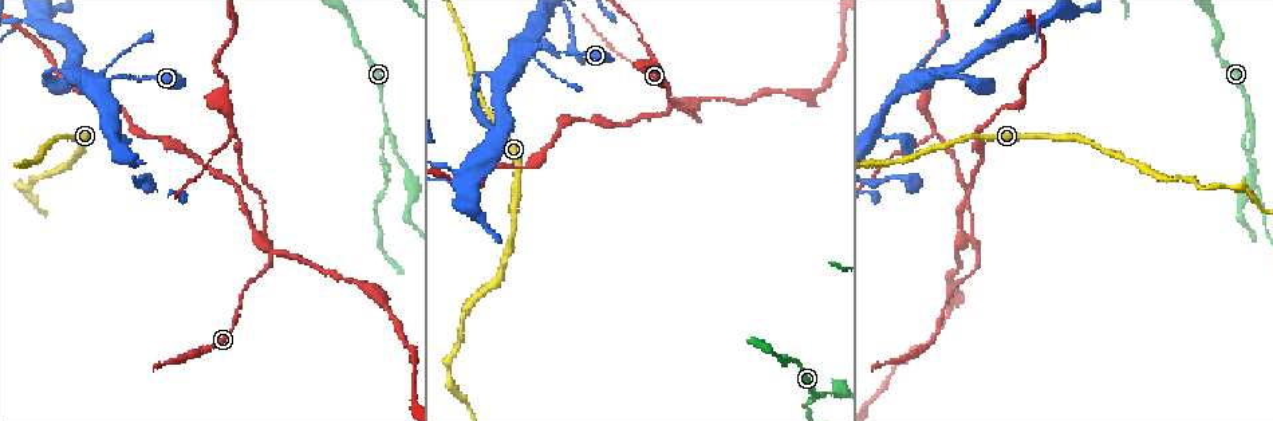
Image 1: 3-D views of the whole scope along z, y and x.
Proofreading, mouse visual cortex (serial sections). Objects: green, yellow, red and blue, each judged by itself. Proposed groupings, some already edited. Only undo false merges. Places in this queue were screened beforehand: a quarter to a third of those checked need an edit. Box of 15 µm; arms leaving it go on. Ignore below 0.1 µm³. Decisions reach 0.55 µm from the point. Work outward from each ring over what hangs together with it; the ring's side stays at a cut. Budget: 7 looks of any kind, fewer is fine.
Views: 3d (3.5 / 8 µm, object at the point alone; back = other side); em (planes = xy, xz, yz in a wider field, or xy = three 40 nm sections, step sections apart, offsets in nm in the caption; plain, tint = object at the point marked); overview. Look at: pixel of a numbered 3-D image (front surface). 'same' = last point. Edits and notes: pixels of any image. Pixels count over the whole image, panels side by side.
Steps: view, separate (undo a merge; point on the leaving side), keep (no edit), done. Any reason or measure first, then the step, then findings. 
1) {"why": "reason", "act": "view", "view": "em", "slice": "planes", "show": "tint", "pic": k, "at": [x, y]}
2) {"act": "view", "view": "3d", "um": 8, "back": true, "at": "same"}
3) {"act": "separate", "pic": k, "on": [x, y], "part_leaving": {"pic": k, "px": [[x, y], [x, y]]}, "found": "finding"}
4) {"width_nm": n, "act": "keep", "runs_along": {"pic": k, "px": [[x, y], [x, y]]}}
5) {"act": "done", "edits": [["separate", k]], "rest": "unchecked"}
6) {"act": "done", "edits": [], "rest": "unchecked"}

{"why": "two arms in line, one across", "act": "view", "view": "3d", "um": 8, "pic": 1, "at": [385, 123]}

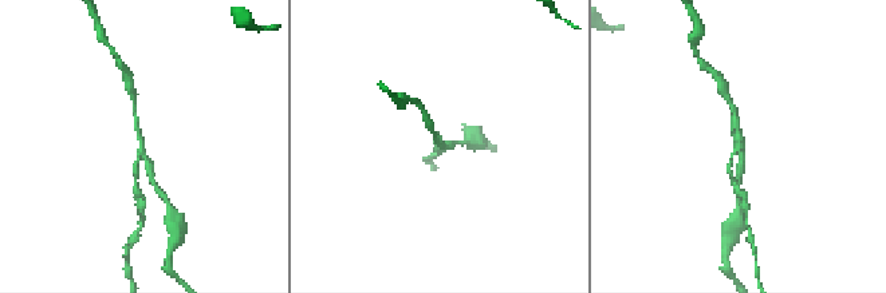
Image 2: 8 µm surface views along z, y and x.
{"arms": 3, "arm_widths_nm": [150, 150, 200], "act": "view", "view": "em", "slice": "xy", "step": 5, "show": "tint", "pic": 2, "at": [739, 142]}

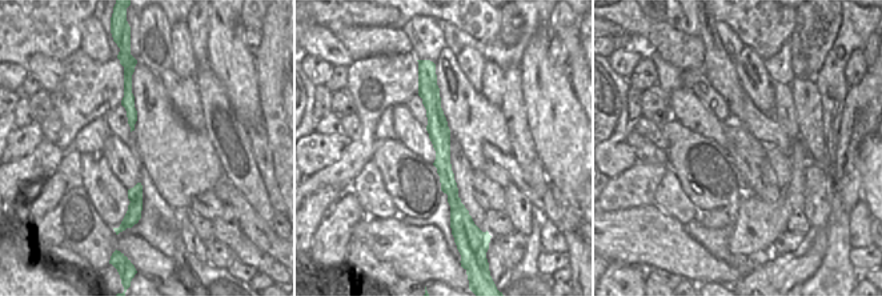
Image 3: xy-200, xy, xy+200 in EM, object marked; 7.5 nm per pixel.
{"act": "keep", "runs_along": {"pic": 2, "px": [[133, 105], [138, 137], [152, 177]]}, "found": "one cell here"}

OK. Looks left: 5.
{"why": "four or more arms meet", "act": "view", "view": "3d", "um": 8, "pic": 1, "at": [696, 111]}

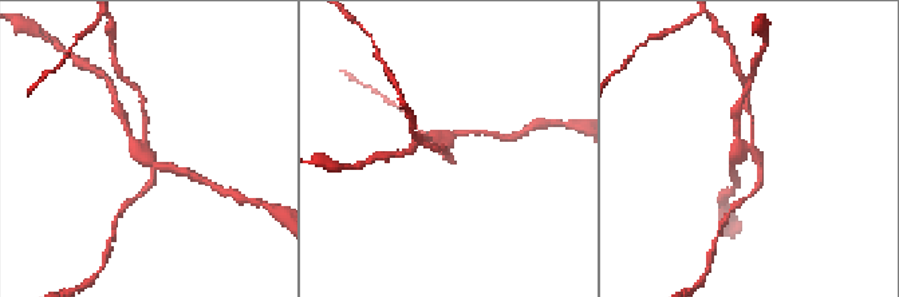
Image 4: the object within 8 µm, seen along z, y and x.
{"act": "view", "view": "3d", "um": 3.5, "pic": 4, "at": [745, 146]}

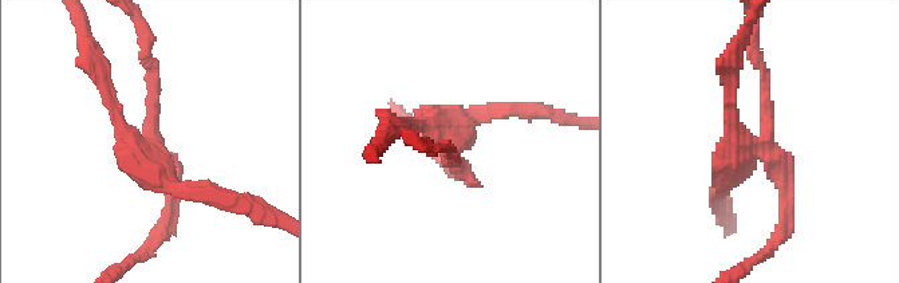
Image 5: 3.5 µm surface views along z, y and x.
{"arms": 4, "arm_widths_nm": [150, 150, 150, 200], "act": "view", "view": "em", "slice": "planes", "show": "tint", "pic": 5, "at": [750, 152]}

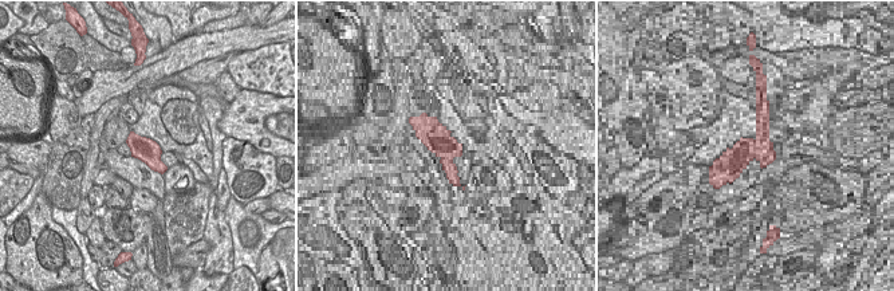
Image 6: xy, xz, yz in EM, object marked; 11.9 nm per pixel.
{"act": "separate", "pic": 5, "on": [137, 153], "part_leaving": {"pic": 5, "px": [[153, 150], [125, 138], [91, 55]]}, "found": "a second cell is stuck on"}

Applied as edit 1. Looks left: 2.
{"act": "done", "edits": [["separate", 5]], "rest": "unchecked"}

